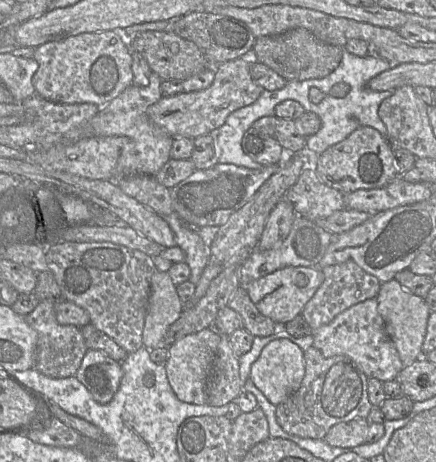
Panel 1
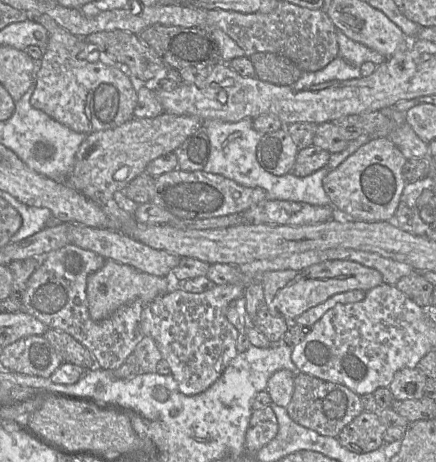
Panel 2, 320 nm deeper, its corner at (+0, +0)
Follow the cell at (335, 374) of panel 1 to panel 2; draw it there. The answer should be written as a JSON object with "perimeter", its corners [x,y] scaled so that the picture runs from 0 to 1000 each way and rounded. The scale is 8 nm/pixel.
{"perimeter":[[[700,807],[677,812],[674,848],[656,885],[663,903],[681,918],[734,942],[771,948],[794,920],[835,890],[826,857],[798,838]]]}

